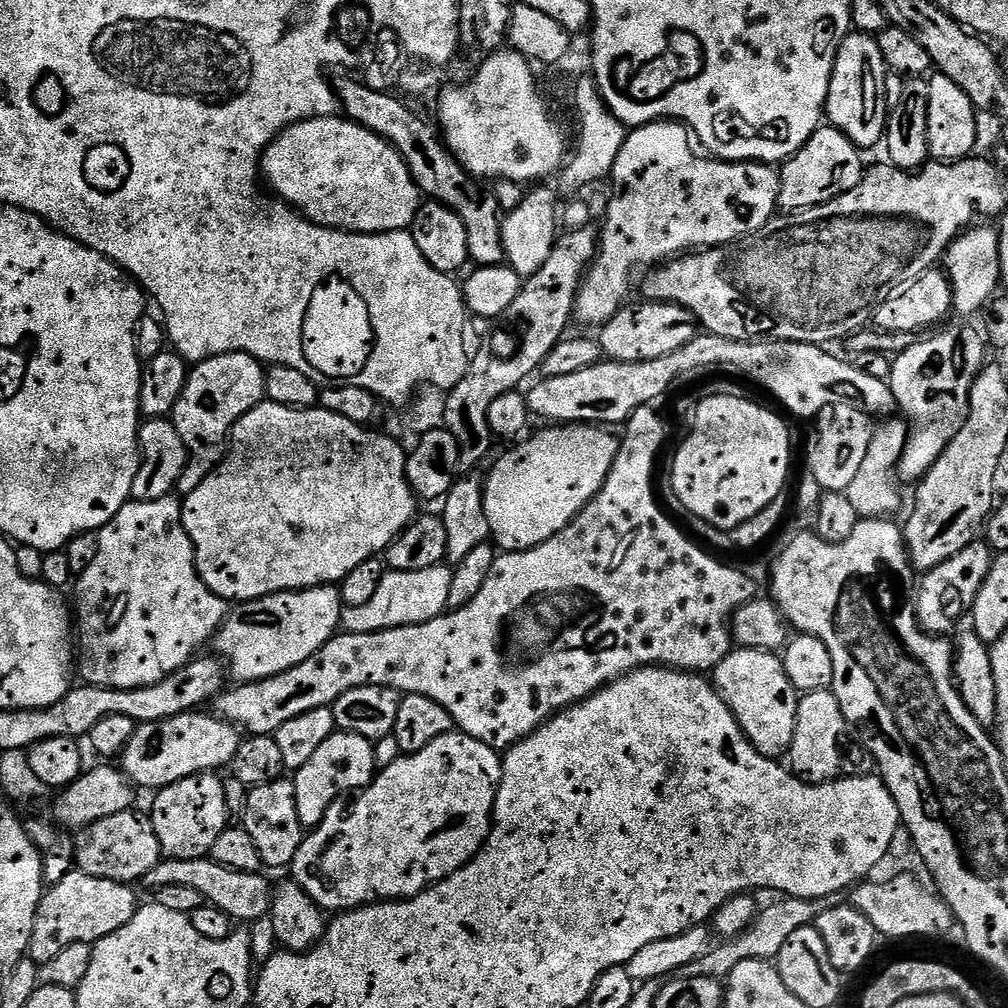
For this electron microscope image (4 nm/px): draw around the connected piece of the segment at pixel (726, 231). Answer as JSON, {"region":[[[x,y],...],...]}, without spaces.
{"region":[[[657,120],[655,124],[644,124],[627,133],[610,175],[612,197],[608,200],[604,228],[602,224],[599,229],[600,243],[596,258],[576,295],[574,316],[577,321],[603,326],[629,303],[632,276],[639,277],[645,270],[655,269],[689,250],[718,248],[755,236],[777,215],[780,173],[773,165],[751,162],[733,164],[704,154],[696,156],[691,143],[689,129],[671,120]]]}

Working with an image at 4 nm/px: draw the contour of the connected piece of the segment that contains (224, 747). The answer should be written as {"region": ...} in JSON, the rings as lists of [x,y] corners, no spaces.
{"region":[[[183,712],[162,722],[141,724],[122,753],[122,772],[137,789],[159,790],[202,772],[227,769],[242,739],[241,729],[215,714]]]}

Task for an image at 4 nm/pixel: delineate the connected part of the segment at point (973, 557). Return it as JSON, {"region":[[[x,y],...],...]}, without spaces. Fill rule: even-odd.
{"region":[[[973,542],[967,544],[954,558],[946,558],[938,566],[927,569],[918,584],[916,594],[916,616],[920,627],[933,636],[947,637],[948,628],[952,628],[960,619],[967,617],[974,606],[974,598],[978,598],[978,590],[982,590],[982,582],[986,582],[986,574],[990,574],[994,553],[987,543]]]}

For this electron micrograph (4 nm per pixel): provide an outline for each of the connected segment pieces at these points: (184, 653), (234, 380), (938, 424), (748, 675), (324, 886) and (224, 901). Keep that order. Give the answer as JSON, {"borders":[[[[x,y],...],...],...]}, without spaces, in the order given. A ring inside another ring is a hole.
{"borders":[[[[175,495],[154,502],[131,499],[106,527],[99,529],[98,555],[86,571],[79,573],[74,584],[78,676],[85,685],[118,690],[154,686],[192,661],[228,618],[229,601],[211,592],[198,574],[196,551],[182,522],[181,501],[176,499]]],[[[231,352],[199,361],[189,371],[188,381],[170,419],[195,459],[197,456],[207,466],[215,465],[221,459],[222,445],[231,437],[232,427],[247,412],[265,403],[265,375],[265,365],[245,352]]],[[[940,332],[933,340],[921,339],[918,344],[910,346],[891,361],[893,362],[892,376],[890,375],[892,393],[896,399],[897,409],[901,413],[905,412],[903,415],[910,421],[911,428],[898,467],[901,481],[902,479],[919,481],[931,470],[936,459],[944,453],[948,443],[956,437],[958,430],[963,426],[964,418],[968,415],[968,394],[972,390],[972,383],[976,381],[986,363],[984,346],[986,347],[986,340],[980,334],[968,336],[965,340],[956,340],[954,333]]],[[[737,647],[714,669],[714,687],[758,754],[780,760],[791,753],[801,693],[790,682],[777,653]]],[[[459,730],[442,734],[442,738],[434,738],[434,742],[430,742],[430,746],[417,752],[402,754],[390,766],[379,769],[376,779],[355,798],[349,799],[347,802],[343,799],[335,800],[330,806],[330,810],[326,810],[320,825],[311,829],[305,835],[302,846],[298,846],[298,854],[294,854],[294,862],[290,866],[291,879],[300,884],[302,890],[306,890],[306,894],[310,894],[310,898],[314,898],[314,902],[319,908],[332,914],[347,912],[349,908],[362,908],[366,904],[378,904],[386,900],[408,900],[411,896],[422,894],[430,886],[442,882],[450,874],[454,874],[459,868],[466,866],[482,850],[482,846],[488,840],[489,832],[492,831],[492,811],[503,773],[502,756],[497,749],[486,746],[482,742],[478,742],[478,738],[470,738]]],[[[171,858],[161,859],[150,874],[146,874],[142,881],[143,887],[149,890],[165,888],[166,886],[191,886],[198,890],[198,894],[204,896],[205,901],[213,904],[218,910],[222,910],[233,922],[253,922],[269,915],[272,911],[272,889],[264,874],[260,872],[239,872],[230,870],[210,858],[202,860],[173,860]]]]}

